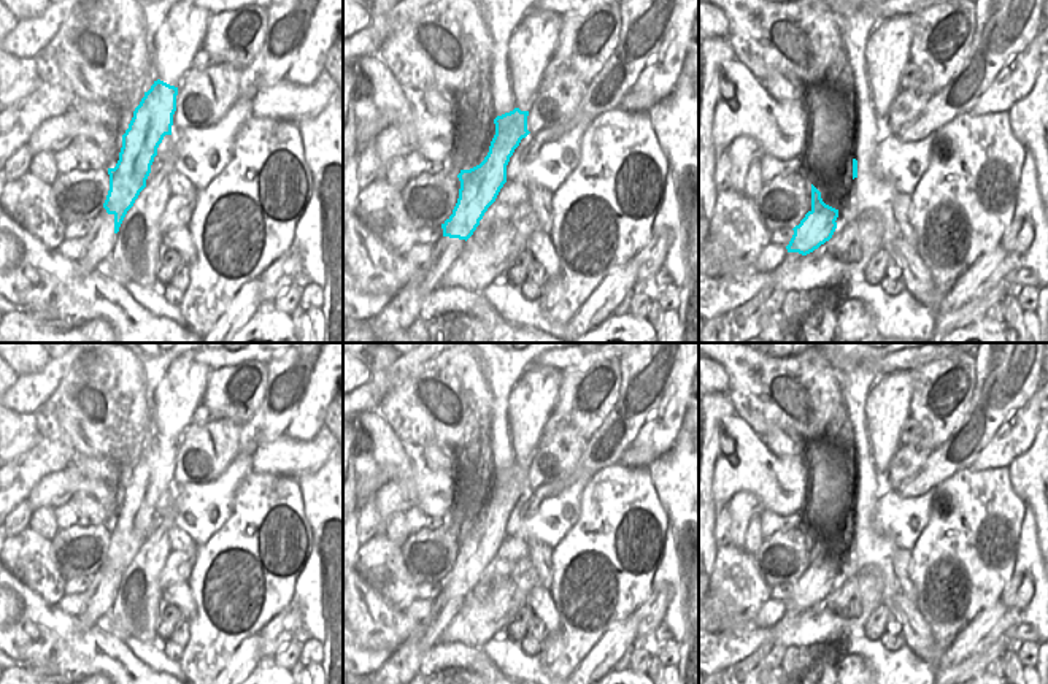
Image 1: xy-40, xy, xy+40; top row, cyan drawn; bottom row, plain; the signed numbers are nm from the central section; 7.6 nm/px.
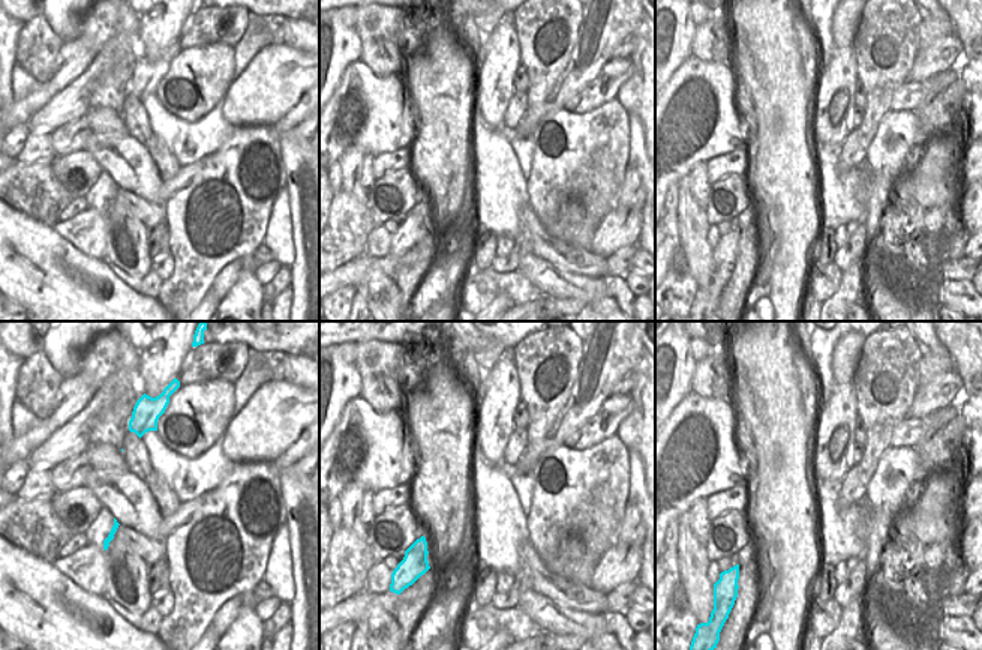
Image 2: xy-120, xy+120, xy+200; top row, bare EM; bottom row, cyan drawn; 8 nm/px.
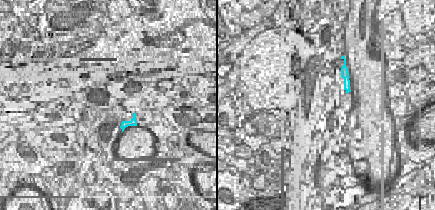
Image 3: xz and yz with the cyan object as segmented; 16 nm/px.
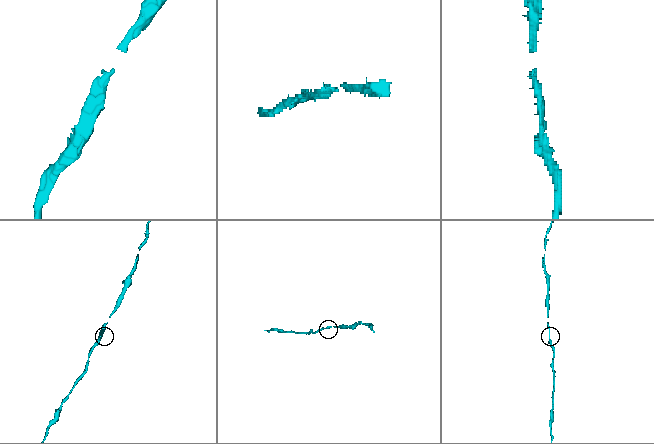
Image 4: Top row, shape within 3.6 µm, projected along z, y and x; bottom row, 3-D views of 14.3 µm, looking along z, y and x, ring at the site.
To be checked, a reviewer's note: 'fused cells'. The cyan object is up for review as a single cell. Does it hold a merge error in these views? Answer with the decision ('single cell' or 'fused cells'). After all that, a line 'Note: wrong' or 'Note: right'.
single cell
Note: wrong

